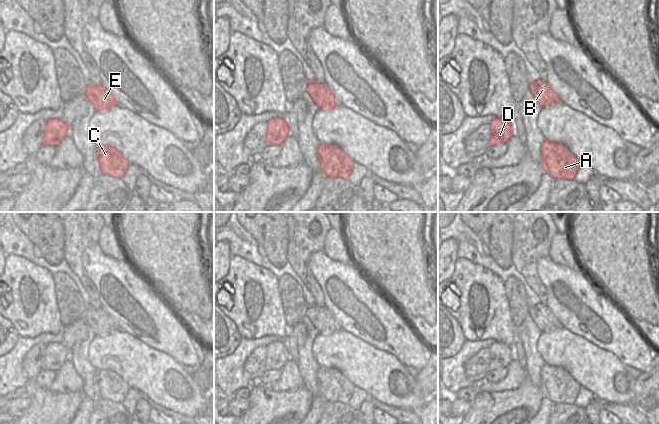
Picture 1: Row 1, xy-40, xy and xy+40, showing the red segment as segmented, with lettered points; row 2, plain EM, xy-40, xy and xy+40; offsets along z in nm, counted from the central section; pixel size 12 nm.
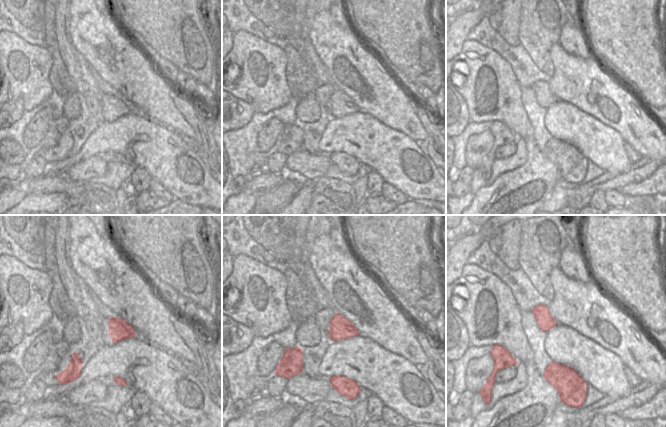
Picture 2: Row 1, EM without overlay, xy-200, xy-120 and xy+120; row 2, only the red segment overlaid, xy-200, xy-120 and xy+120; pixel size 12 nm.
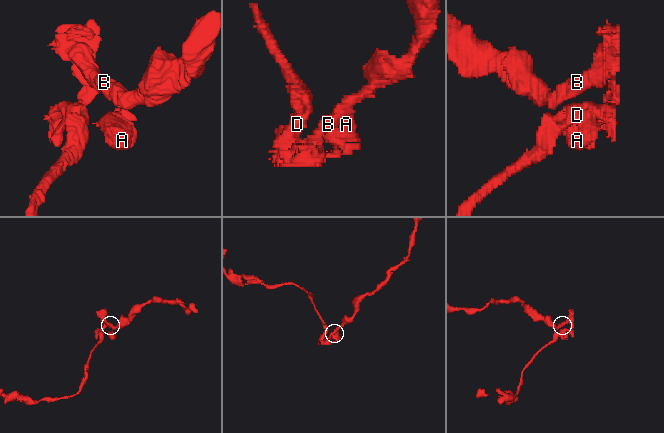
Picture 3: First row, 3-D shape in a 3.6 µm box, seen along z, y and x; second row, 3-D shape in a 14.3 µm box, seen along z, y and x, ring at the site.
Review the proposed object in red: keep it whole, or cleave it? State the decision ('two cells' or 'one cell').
two cells

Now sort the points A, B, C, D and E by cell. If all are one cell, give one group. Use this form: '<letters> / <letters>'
A C D / B E

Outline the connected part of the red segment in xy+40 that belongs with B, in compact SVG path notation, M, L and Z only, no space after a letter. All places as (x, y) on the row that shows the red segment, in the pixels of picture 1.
M539 79L535 87L537 88L537 103L542 109L561 103L558 94L546 81Z

